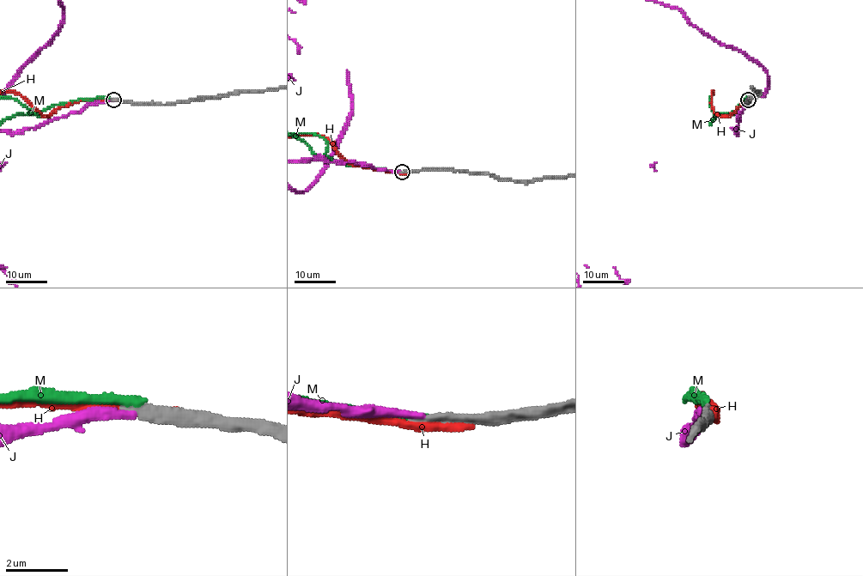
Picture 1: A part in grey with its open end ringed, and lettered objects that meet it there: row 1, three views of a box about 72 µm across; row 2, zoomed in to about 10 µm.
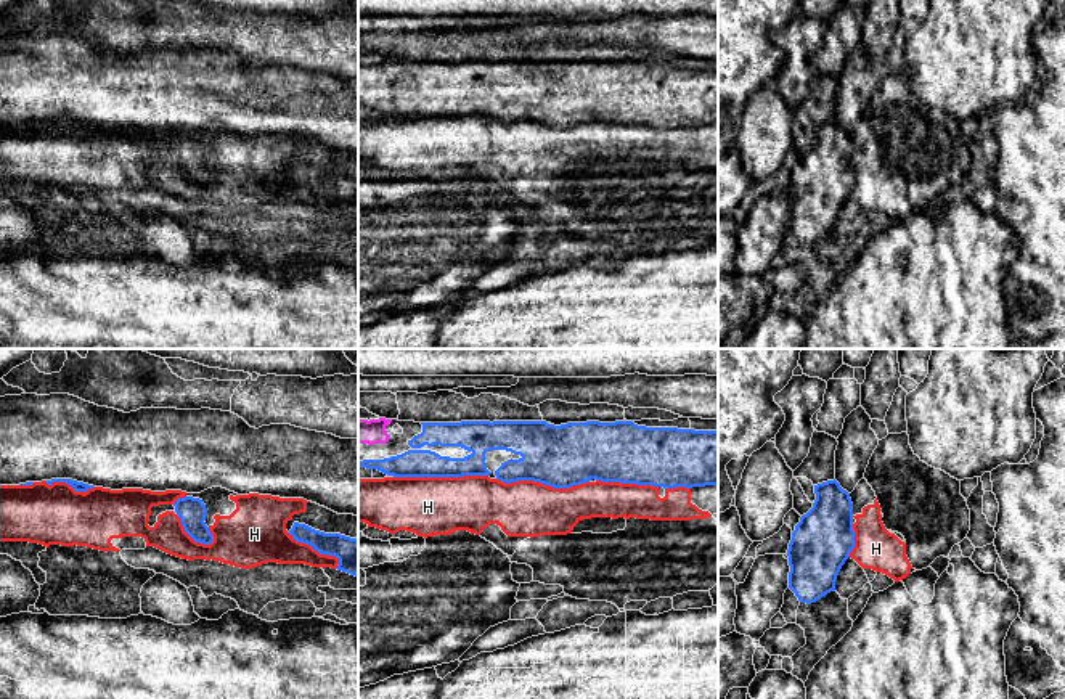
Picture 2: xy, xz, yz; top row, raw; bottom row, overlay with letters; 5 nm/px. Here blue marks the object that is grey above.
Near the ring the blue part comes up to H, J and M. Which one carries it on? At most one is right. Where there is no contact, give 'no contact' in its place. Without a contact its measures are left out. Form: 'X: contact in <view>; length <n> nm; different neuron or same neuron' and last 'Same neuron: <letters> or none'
H: contact in xz; length 480 nm; different neuron
J: no contact; same neuron
M: no contact; different neuron
Same neuron: J

